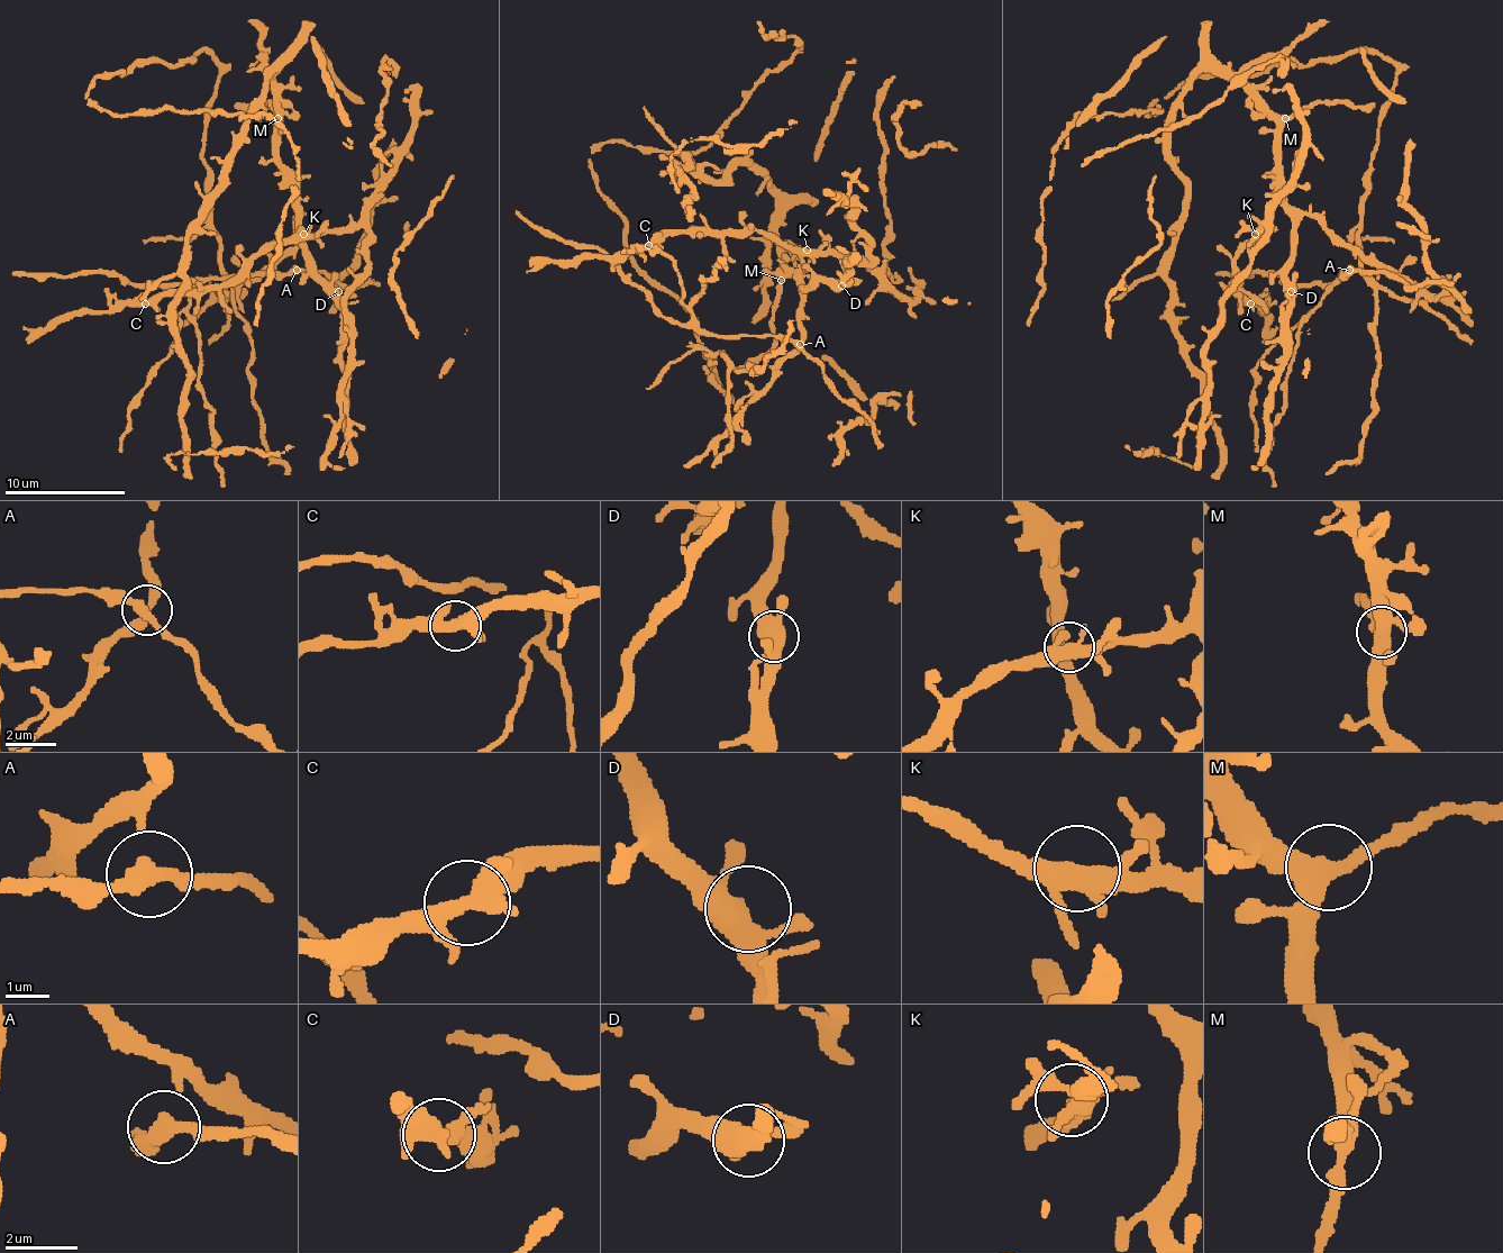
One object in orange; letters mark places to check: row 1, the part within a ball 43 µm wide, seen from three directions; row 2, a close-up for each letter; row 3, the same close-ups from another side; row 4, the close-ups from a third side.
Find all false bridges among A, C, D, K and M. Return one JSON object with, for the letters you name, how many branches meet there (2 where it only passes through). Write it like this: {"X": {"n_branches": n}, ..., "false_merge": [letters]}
{"false_merge": []}

